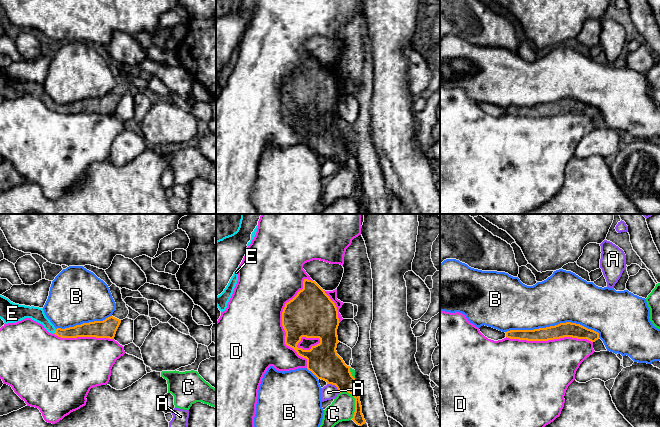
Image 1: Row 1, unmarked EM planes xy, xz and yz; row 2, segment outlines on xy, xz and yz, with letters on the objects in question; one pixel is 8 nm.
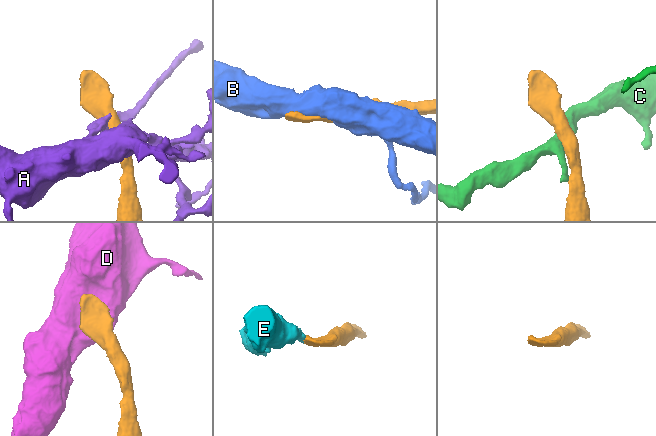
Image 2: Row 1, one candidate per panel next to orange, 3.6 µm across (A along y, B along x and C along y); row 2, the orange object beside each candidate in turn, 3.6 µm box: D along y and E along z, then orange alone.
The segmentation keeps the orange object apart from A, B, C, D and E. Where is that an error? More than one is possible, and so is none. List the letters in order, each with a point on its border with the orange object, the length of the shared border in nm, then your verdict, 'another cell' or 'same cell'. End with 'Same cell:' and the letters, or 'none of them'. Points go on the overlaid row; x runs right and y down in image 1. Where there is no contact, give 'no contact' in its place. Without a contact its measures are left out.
A: contact xz (334, 384); length 130 nm; another cell
B: contact yz (554, 326); length 750 nm; another cell
C: contact xz (355, 402); length 240 nm; another cell
D: contact xz (282, 325); length 700 nm; another cell
E: contact xy (55, 331); length 50 nm; same cell
Same cell: E

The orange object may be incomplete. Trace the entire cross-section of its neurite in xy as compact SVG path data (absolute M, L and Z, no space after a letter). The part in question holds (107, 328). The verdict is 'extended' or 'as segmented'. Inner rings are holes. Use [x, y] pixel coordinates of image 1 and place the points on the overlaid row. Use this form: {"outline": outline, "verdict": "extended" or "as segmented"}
{"outline": "M0 295L0 319L5 324L16 323L25 318L31 318L42 324L49 333L61 338L96 337L114 339L121 323L121 320L110 316L103 321L83 323L65 329L56 329L46 317L43 308L15 304L8 298Z", "verdict": "extended"}

